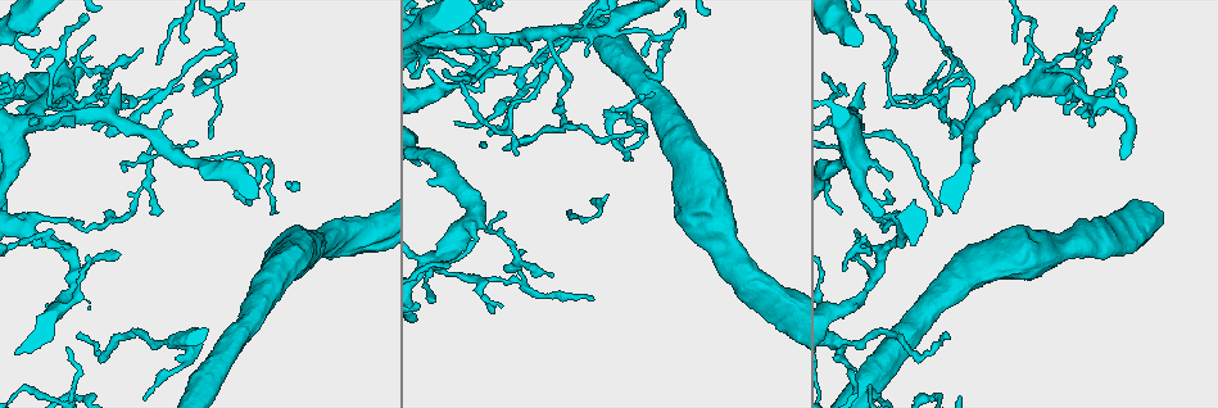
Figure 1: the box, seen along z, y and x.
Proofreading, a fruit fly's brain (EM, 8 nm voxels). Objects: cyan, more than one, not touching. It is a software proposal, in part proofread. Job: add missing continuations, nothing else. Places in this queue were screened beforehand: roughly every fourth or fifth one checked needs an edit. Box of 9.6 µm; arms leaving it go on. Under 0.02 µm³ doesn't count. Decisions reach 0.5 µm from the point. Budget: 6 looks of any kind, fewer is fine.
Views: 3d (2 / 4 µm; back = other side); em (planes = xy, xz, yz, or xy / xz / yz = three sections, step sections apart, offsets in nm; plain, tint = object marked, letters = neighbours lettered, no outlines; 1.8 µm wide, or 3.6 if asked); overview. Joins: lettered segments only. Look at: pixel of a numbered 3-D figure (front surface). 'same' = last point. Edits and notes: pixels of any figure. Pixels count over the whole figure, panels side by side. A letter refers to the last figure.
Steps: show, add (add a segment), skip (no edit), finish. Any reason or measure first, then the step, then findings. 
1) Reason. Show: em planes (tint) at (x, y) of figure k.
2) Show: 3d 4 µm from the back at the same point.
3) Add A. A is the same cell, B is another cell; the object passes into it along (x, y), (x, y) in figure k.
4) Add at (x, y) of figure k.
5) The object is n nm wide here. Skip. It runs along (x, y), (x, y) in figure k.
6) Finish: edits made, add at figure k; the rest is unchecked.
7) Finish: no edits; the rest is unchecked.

Tapers out. Show: 3d 4 µm from the back at (161, 210) of figure 1.

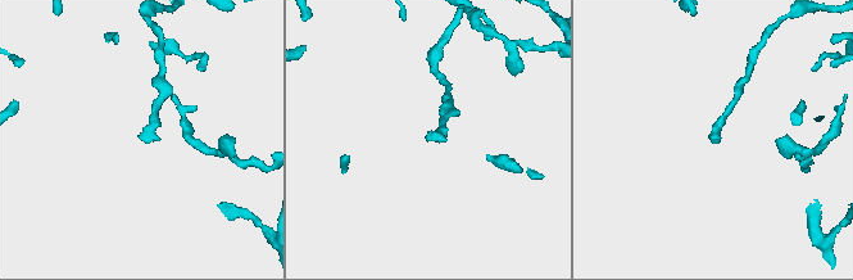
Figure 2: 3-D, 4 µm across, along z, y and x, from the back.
Shape alone is not enough. Show: em 3.6 µm planes (letters) at (720, 136) of figure 2.

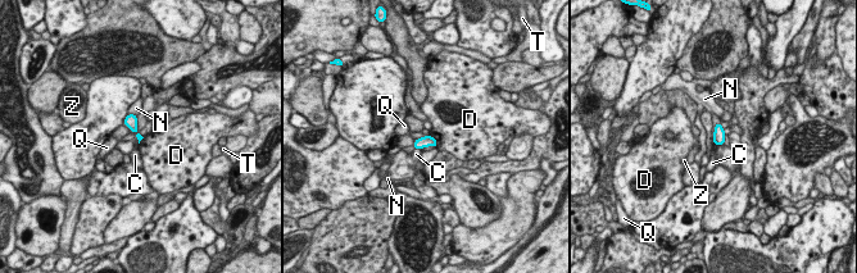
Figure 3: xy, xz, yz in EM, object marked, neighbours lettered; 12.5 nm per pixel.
Skip. C, D, N, Q, T and Z are other cells; none of them fits.

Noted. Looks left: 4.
Tapers out. Show: em planes (letters) at (180, 86) of figure 1.

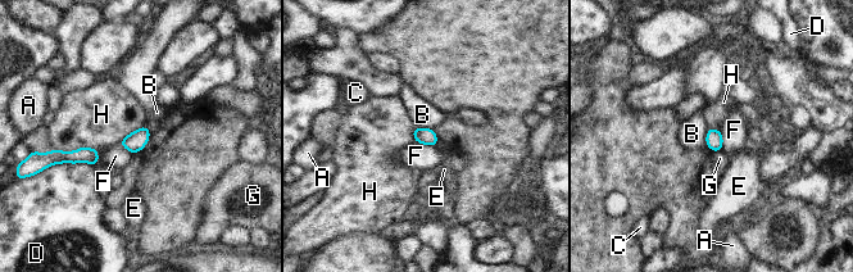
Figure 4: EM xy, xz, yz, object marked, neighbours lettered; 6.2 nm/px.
Skip. A, B, C, D, E, F, G and H are other cells; a border runs along (54, 148), (98, 149) in figure 4; no lettered segment goes on from it.

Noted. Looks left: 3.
Free end. Show: 3d 2 µm at (91, 58) of figure 1.

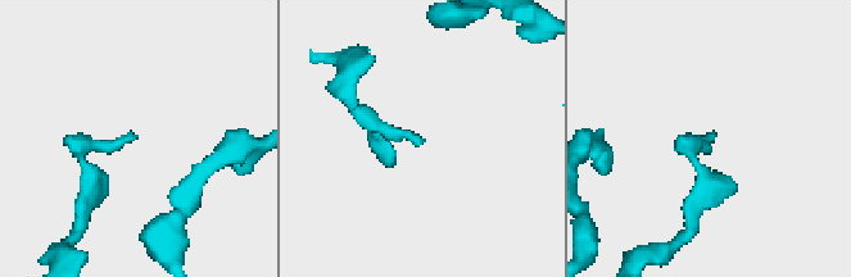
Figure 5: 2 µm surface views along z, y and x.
Show: em planes (plain) at (424, 140) of figure 5.

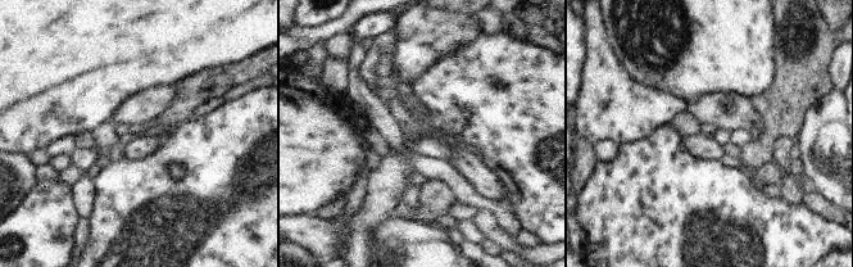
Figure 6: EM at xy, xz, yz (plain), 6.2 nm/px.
What lies round it. Show: em planes (letters) at the same point.

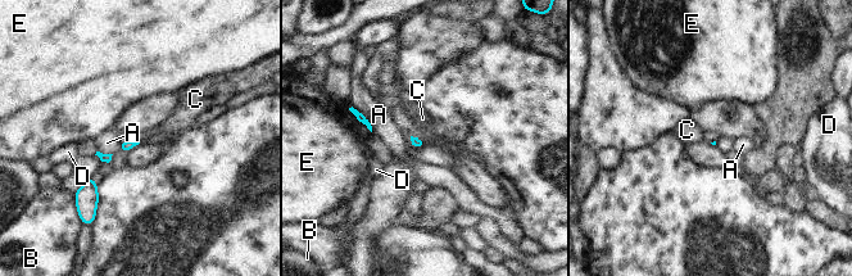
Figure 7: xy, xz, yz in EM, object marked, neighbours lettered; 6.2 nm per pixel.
The longest contact is with E, 220 nm. Skip. A, B, C, D and E are other cells; a border runs along (352, 105), (366, 117), (372, 131) in figure 7; none of them fits.

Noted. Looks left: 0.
Finish: no edits; the rest is unchecked.

